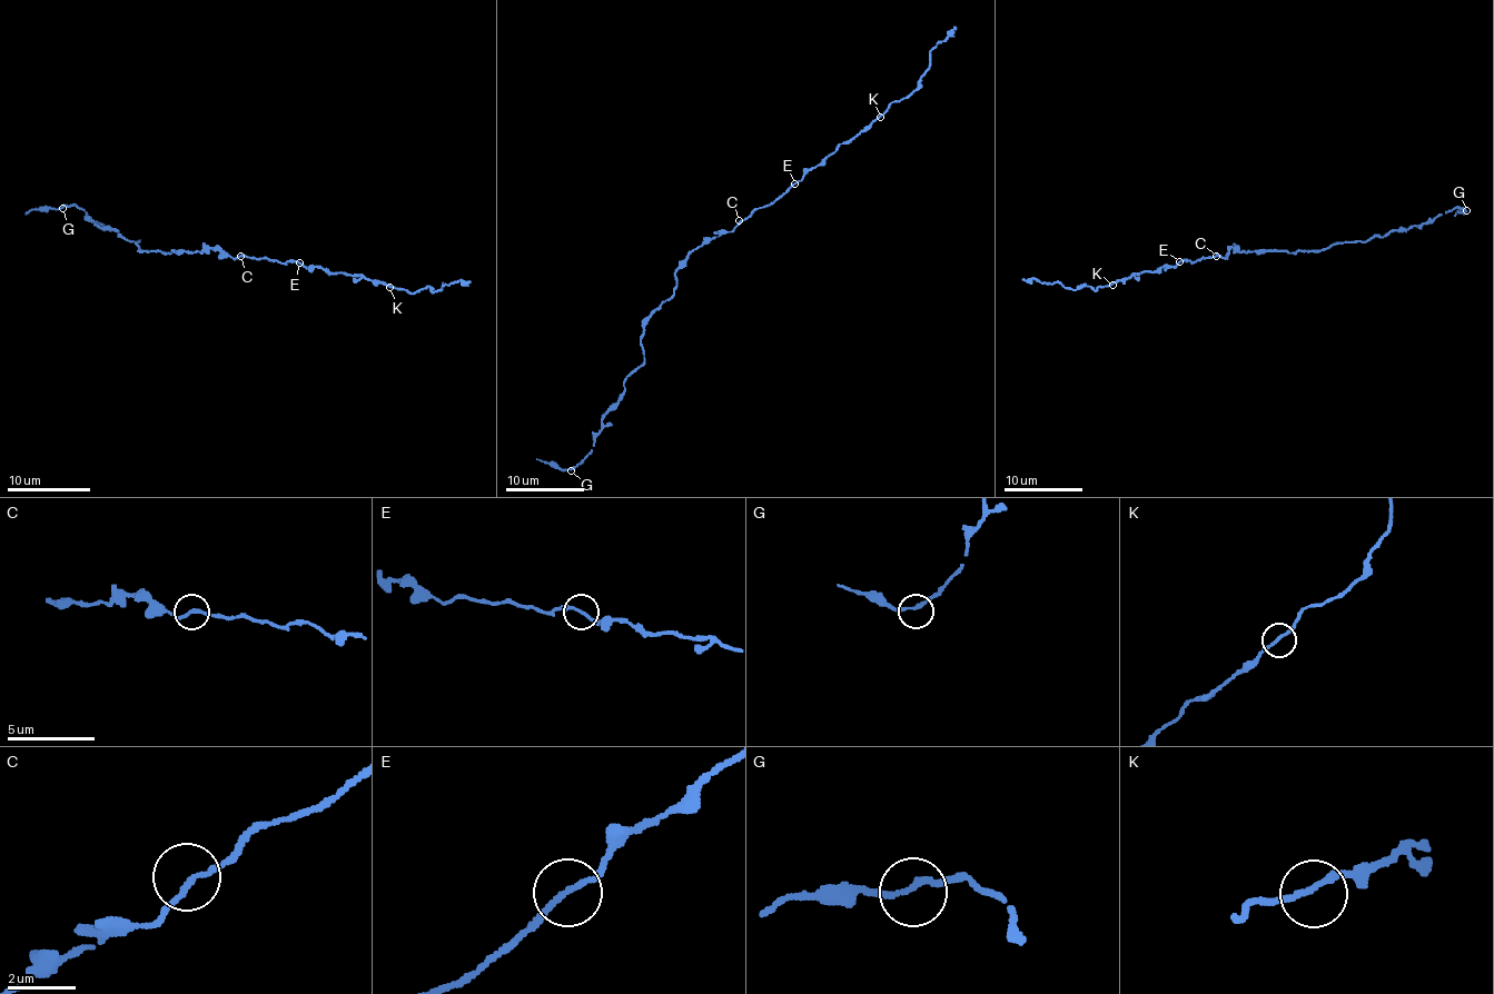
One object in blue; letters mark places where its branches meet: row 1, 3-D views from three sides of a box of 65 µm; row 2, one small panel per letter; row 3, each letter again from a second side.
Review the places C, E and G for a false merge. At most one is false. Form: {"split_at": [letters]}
{"split_at": ["E"]}

